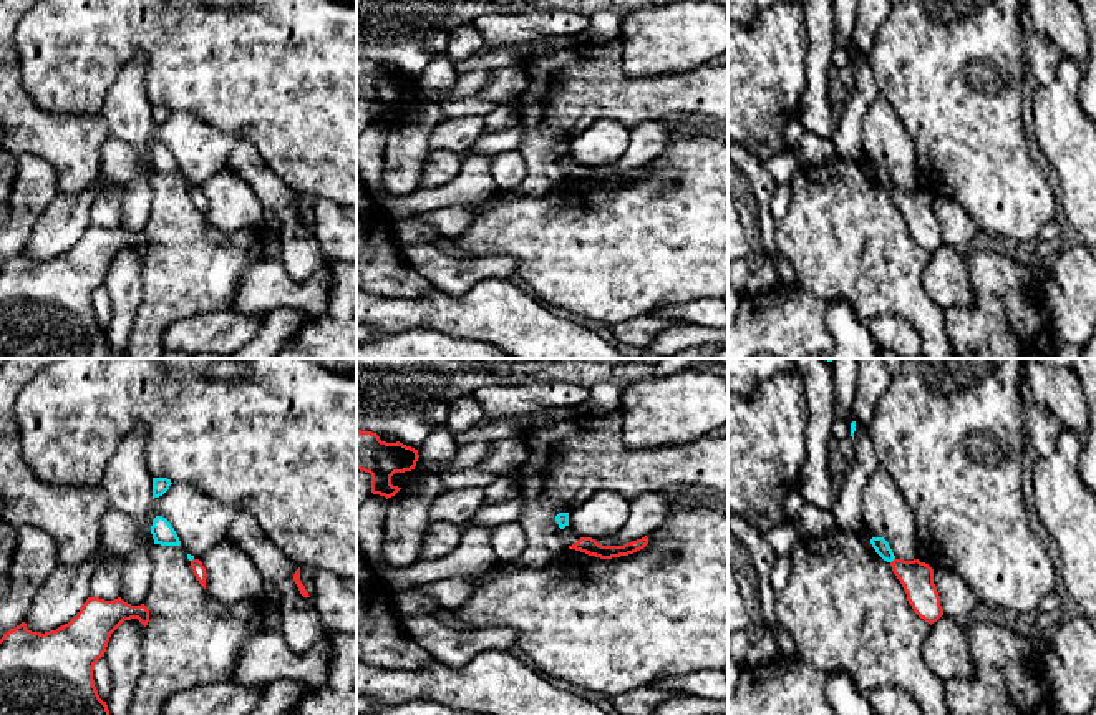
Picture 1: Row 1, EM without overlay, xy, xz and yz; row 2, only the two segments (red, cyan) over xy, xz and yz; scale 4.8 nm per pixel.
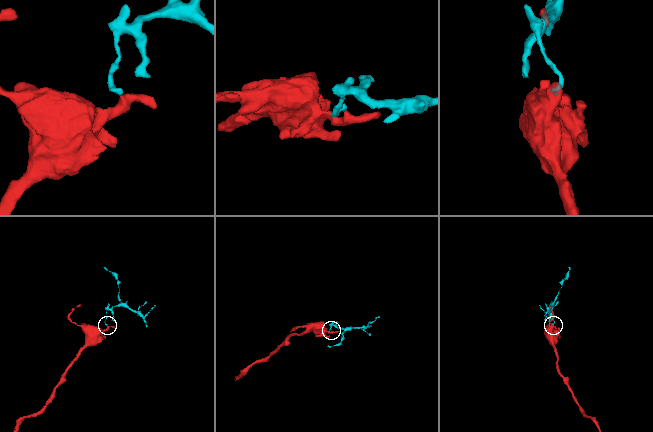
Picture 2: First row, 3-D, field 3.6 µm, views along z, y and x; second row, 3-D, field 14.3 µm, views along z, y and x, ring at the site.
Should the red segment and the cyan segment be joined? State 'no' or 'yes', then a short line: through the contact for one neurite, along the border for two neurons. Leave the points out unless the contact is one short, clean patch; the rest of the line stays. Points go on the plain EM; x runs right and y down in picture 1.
no; line yz (894, 186), (891, 191)

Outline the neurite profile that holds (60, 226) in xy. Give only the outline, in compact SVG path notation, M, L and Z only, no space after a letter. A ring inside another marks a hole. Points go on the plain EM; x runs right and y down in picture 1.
M95 187L81 192L58 191L33 226L25 252L32 260L50 260L68 252L90 226Z

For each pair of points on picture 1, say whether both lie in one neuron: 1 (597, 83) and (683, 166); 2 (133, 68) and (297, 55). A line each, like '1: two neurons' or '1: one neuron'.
1: two neurons
2: two neurons

